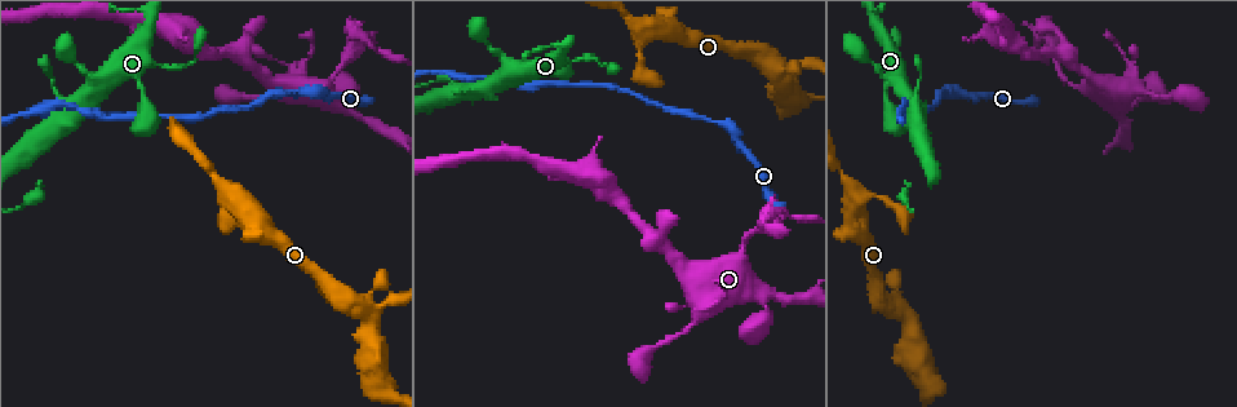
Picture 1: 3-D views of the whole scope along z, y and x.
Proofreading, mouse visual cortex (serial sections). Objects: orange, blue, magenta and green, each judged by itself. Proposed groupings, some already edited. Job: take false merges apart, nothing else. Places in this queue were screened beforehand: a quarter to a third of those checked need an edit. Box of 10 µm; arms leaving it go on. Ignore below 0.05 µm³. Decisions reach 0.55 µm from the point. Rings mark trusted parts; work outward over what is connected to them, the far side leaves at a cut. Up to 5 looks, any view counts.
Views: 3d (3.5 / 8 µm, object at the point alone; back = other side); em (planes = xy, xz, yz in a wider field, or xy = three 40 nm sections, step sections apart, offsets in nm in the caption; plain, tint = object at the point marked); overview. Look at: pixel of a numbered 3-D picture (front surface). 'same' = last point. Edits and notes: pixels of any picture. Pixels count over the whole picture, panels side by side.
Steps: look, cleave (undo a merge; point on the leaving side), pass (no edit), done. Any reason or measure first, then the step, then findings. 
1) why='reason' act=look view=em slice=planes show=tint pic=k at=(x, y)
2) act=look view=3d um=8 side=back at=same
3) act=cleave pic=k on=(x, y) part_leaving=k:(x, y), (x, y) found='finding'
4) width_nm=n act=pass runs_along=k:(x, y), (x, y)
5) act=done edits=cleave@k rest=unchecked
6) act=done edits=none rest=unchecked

why='sharp bend' act=look view=3d um=3.5 side=back pic=1 at=(354, 32)

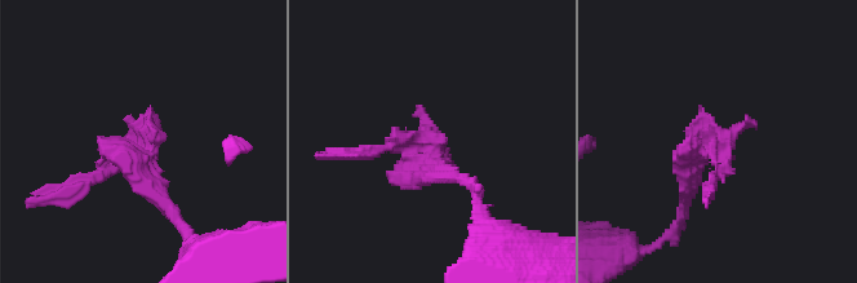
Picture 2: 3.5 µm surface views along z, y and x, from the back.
why='shape alone is not enough' act=look view=em slice=xy step=5 show=tint pic=2 at=(435, 143)

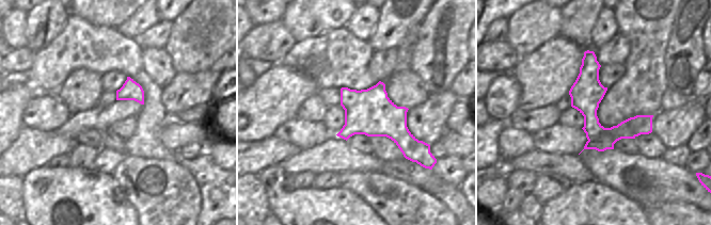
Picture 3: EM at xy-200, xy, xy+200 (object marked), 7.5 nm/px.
width_nm=340 act=cleave pic=2 on=(83, 182) part_leaving=2:(436, 155), (425, 138), (341, 155) found='a second cell is stuck on'

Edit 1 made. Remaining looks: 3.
why='a fork' act=look view=3d um=3.5 pic=1 at=(602, 176)

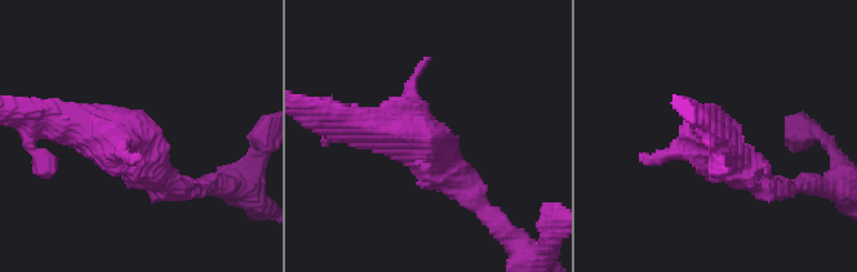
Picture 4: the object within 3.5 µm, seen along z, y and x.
act=pass runs_along=4:(163, 183), (132, 145), (36, 112) found='all the same cell'

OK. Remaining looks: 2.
act=done edits=cleave@2 rest=unchecked

